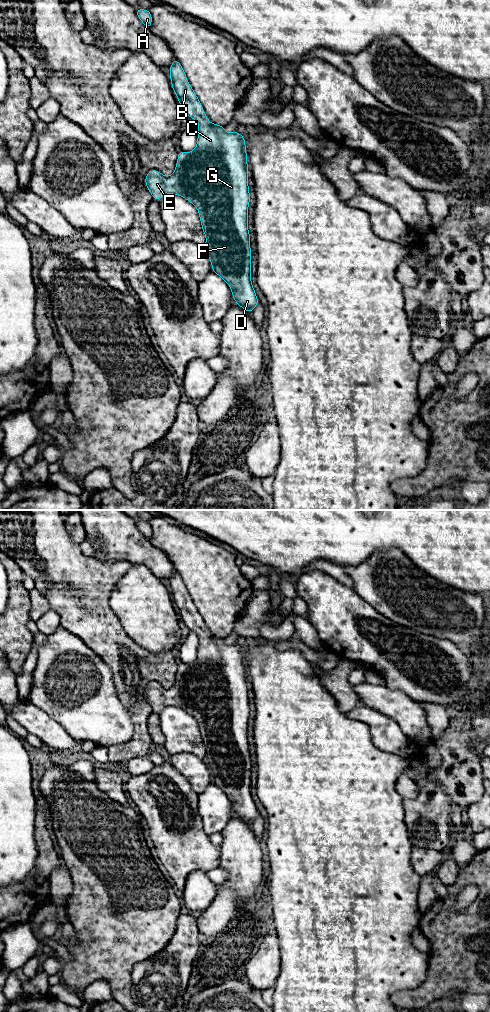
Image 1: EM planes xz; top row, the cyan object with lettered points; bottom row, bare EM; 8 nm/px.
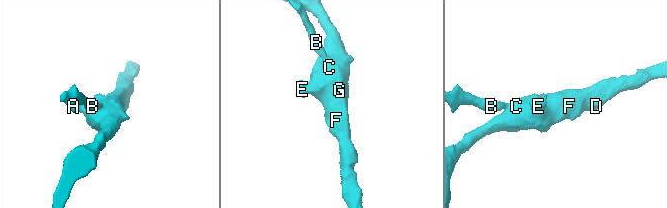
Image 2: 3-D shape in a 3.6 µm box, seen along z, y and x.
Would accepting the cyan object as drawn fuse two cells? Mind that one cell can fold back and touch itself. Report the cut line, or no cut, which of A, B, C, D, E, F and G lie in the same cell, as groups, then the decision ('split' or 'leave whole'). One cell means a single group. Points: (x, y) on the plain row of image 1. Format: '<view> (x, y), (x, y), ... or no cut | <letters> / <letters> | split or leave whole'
no cut | A B C D E F G | leave whole

